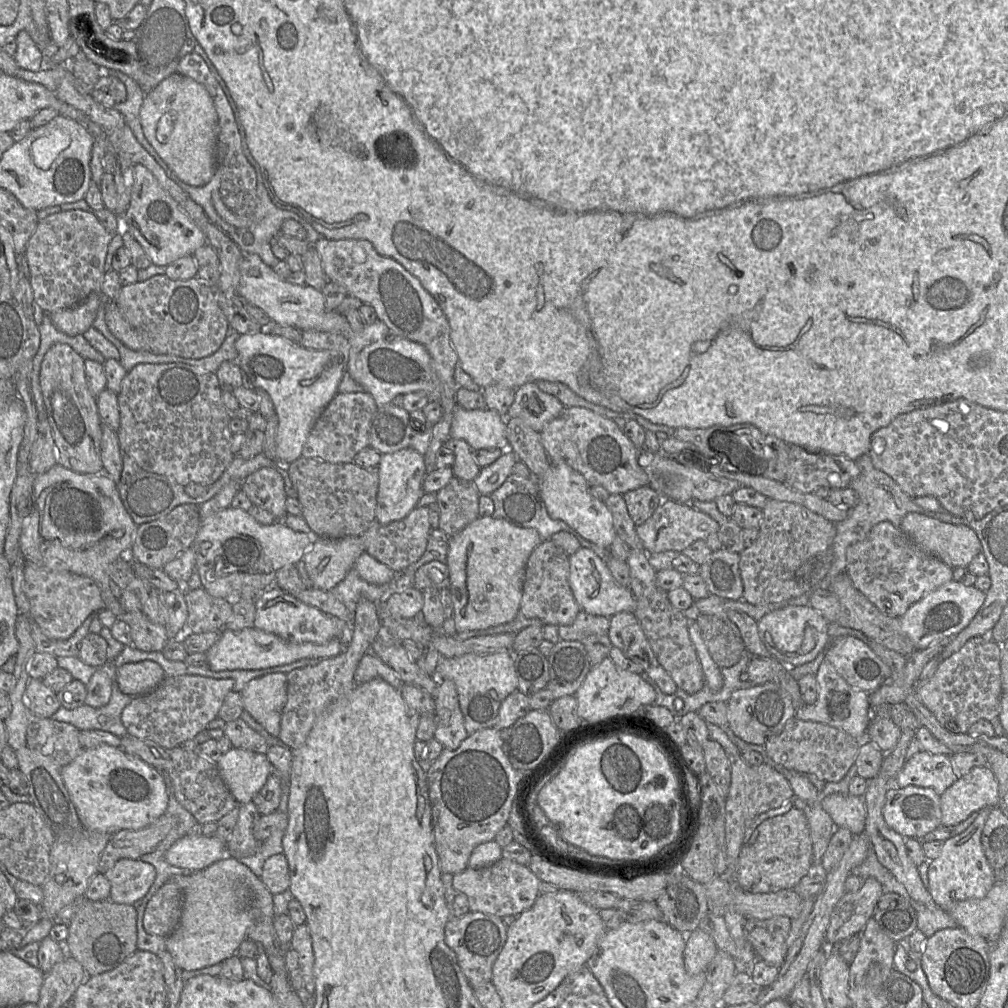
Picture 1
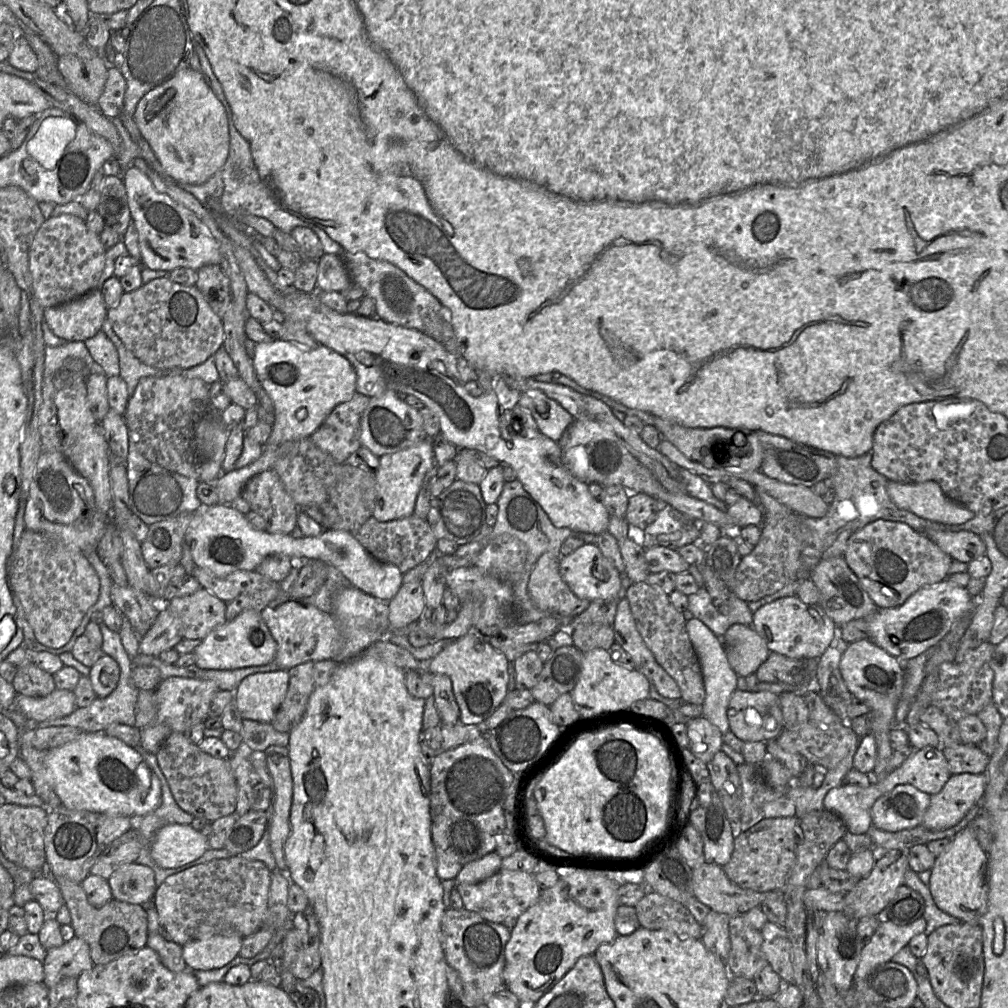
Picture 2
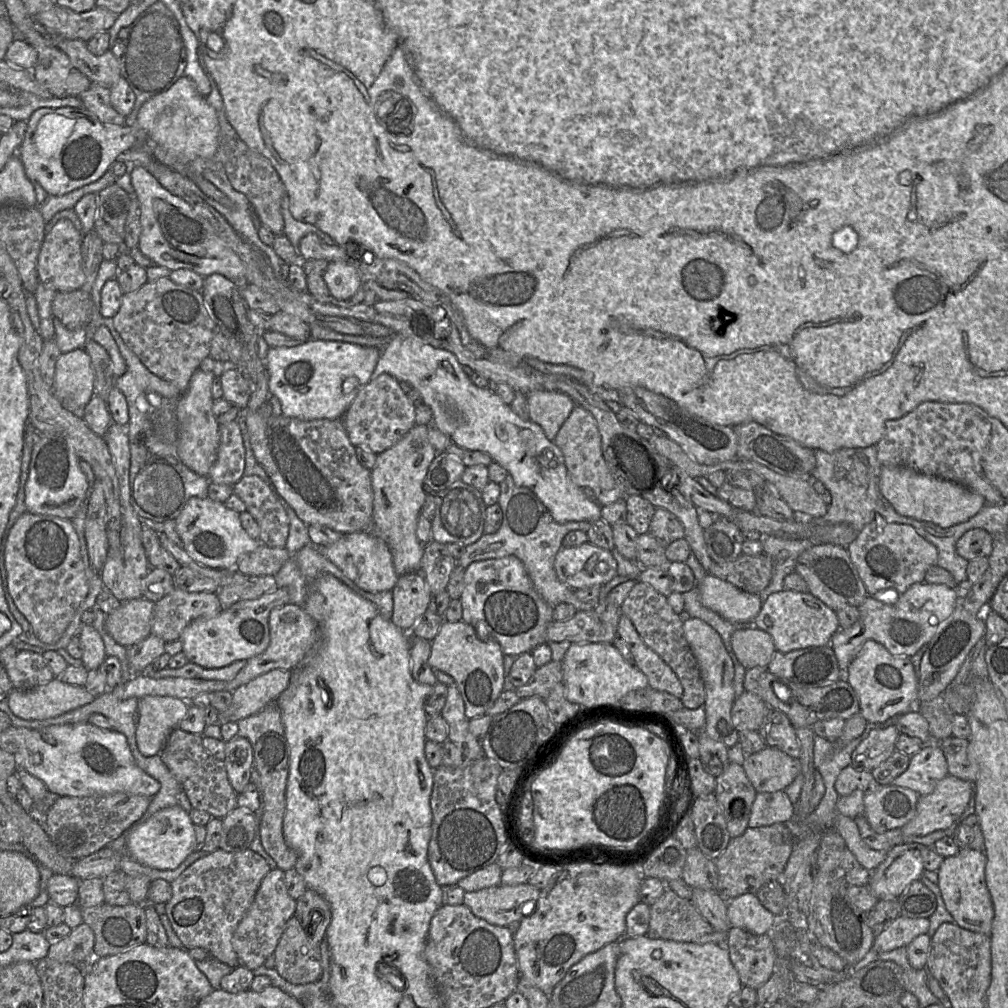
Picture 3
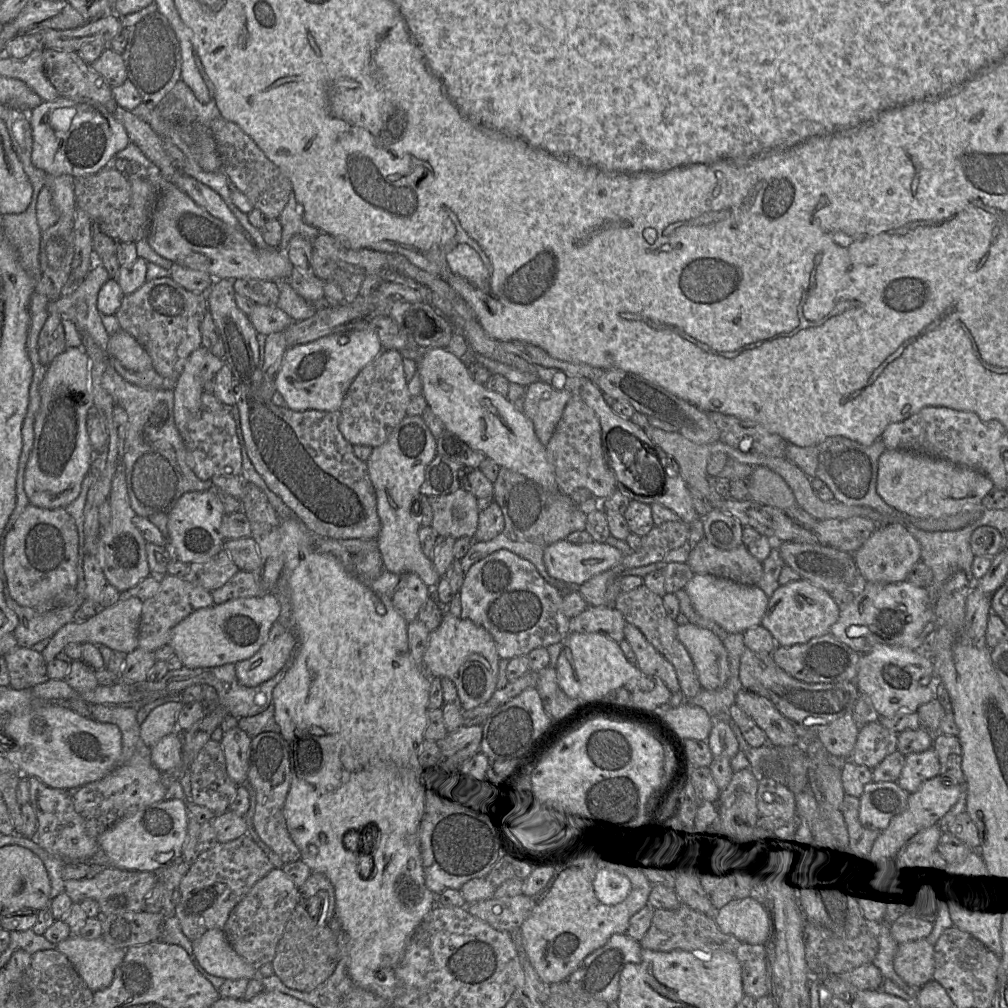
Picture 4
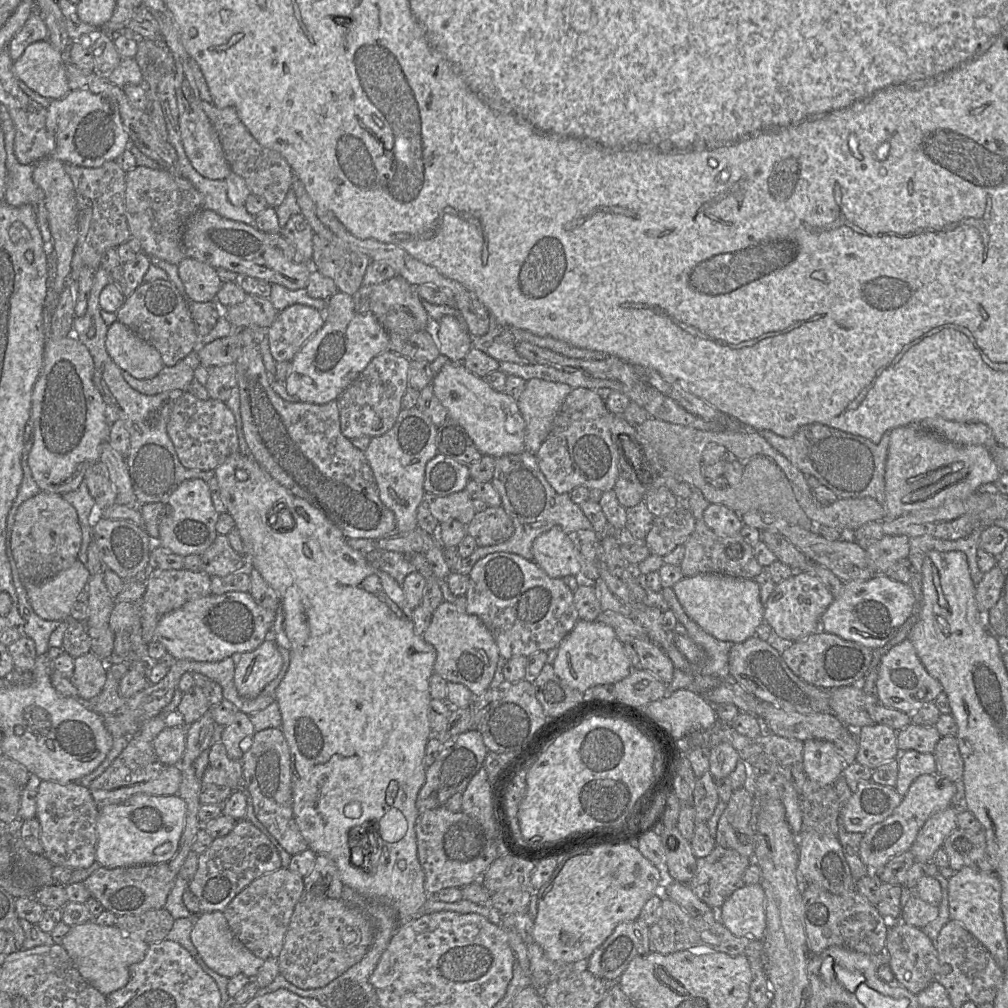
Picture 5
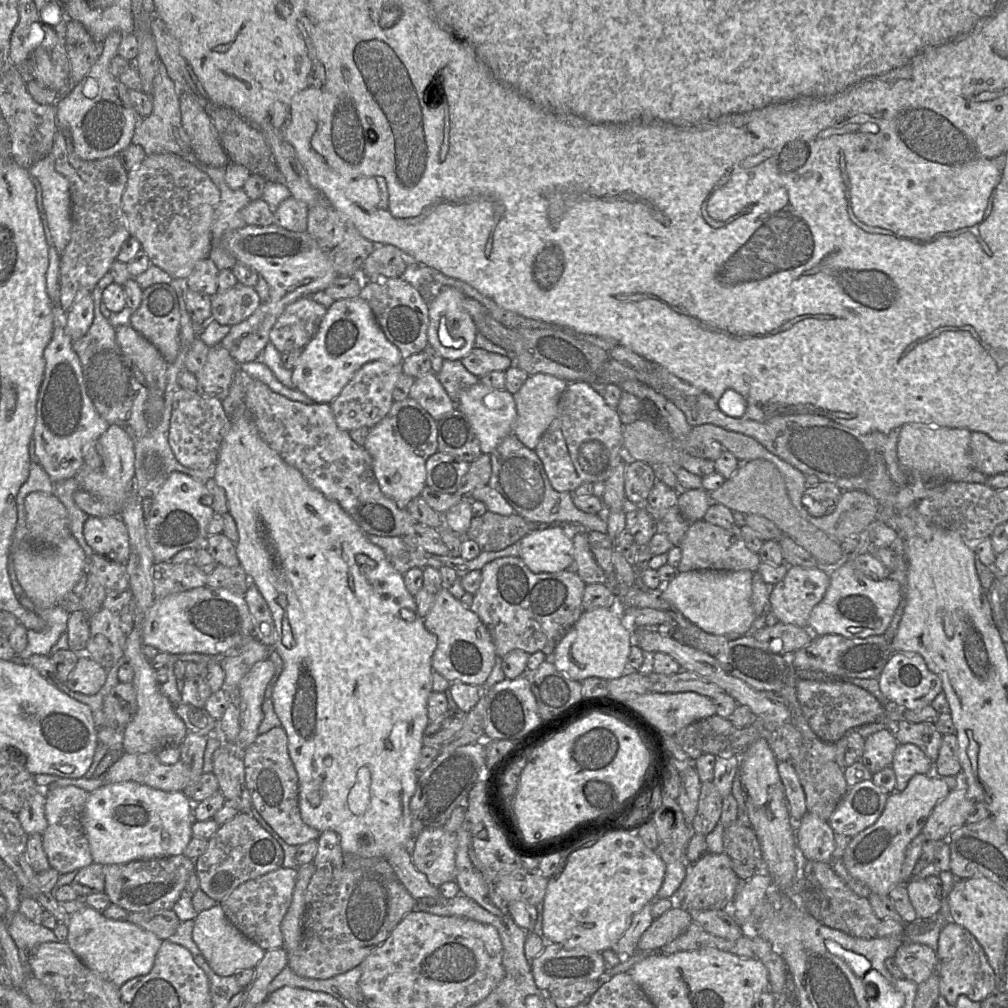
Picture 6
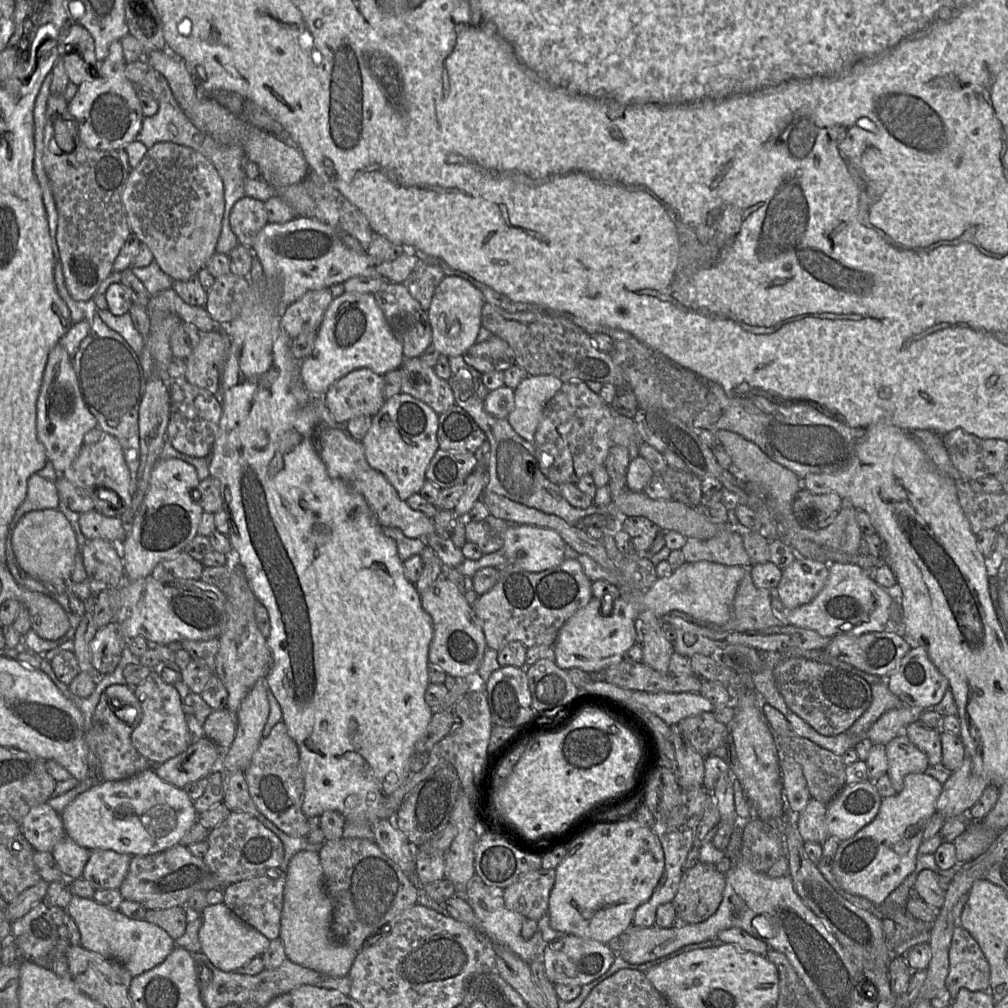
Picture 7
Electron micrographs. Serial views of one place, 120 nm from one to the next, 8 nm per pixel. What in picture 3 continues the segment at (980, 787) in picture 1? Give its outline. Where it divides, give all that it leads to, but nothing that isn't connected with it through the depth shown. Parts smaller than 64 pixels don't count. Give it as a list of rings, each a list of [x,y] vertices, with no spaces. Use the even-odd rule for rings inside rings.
[[[947,775],[932,793],[919,797],[914,818],[901,827],[903,836],[921,837],[949,828],[965,811],[973,792],[973,783]]]

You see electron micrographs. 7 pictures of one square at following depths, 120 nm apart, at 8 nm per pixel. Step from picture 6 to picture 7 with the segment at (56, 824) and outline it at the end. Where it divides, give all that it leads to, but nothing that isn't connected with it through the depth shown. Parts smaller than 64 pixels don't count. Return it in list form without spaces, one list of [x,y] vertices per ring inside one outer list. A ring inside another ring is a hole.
[[[66,835],[54,846],[51,853],[64,877],[73,880],[82,877],[91,851]]]

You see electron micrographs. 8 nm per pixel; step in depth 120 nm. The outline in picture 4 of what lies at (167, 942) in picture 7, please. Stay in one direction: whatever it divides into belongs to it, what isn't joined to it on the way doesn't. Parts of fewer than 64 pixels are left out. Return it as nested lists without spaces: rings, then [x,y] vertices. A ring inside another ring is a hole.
[[[72,933],[68,938],[60,941],[55,946],[59,952],[68,958],[79,976],[93,992],[104,990],[111,984],[114,972],[126,954],[125,949],[113,946],[101,937],[87,940],[76,933]]]

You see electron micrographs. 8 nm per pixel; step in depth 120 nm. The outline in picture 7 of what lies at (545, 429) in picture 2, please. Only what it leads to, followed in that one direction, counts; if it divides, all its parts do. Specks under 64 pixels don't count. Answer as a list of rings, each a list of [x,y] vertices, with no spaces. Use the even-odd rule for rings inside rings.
[[[528,375],[514,390],[514,408],[507,417],[512,428],[532,442],[547,402],[564,382],[553,375]]]

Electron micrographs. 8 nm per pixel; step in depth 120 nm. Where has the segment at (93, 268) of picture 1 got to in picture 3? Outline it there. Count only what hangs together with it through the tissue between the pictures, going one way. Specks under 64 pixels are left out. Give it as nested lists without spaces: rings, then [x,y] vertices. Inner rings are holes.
[[[61,219],[53,225],[38,251],[37,275],[40,283],[56,292],[69,292],[82,287],[85,282],[81,253],[83,236],[68,219]]]

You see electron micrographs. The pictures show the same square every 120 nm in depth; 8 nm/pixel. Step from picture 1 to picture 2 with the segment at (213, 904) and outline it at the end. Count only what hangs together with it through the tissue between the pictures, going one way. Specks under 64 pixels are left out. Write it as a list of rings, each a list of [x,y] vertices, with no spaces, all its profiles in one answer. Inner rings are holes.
[[[222,930],[211,937],[184,944],[182,956],[187,969],[214,970],[226,965],[239,955],[243,939],[234,930]]]

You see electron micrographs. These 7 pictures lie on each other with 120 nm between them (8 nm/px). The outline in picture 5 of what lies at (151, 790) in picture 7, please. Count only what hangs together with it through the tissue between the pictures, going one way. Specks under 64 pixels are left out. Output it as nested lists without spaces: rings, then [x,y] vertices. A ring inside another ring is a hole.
[[[136,794],[121,804],[99,810],[95,861],[108,869],[146,864],[168,863],[177,853],[184,830],[186,804],[179,795],[154,796]]]

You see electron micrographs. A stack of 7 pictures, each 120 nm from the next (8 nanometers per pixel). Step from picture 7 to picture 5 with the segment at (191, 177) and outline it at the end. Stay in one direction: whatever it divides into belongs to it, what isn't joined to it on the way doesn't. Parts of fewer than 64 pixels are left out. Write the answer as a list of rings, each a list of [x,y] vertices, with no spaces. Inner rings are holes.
[[[136,166],[126,173],[125,215],[131,238],[137,239],[142,251],[171,264],[185,259],[182,245],[184,226],[202,208],[202,197],[194,185],[183,177],[157,168]]]

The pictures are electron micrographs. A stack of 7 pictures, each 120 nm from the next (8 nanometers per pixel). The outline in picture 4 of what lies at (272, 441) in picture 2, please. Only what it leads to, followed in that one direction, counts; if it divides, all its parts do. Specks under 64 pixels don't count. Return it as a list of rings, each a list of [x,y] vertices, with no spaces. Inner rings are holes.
[[[371,327],[351,329],[321,337],[289,348],[275,375],[276,391],[294,411],[340,411],[344,396],[358,373],[383,351],[376,331]]]

